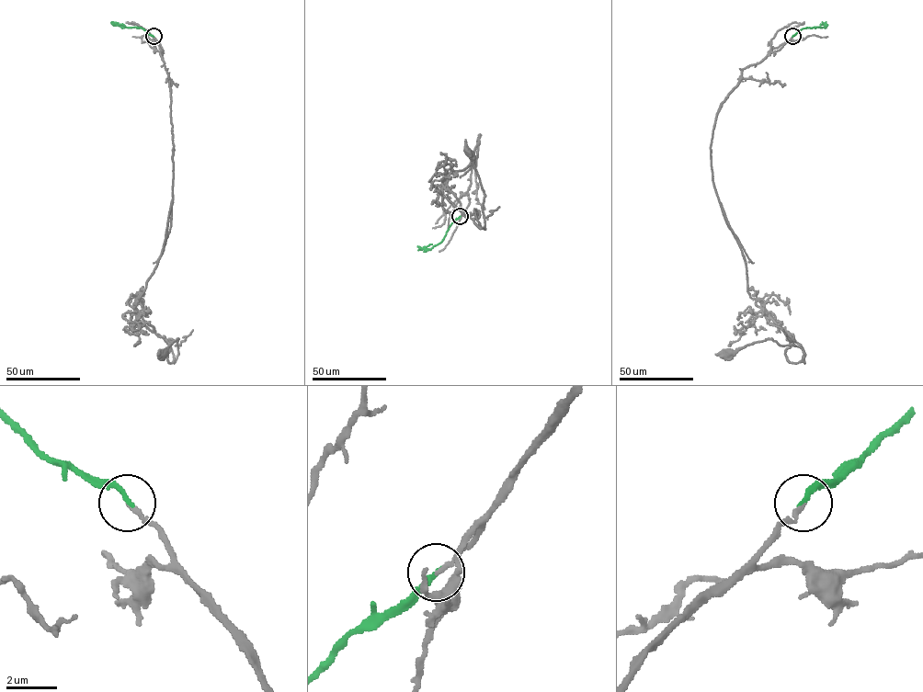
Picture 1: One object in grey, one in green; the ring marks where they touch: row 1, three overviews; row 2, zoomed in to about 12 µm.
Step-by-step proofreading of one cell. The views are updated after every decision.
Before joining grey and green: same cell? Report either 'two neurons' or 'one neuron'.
one neuron

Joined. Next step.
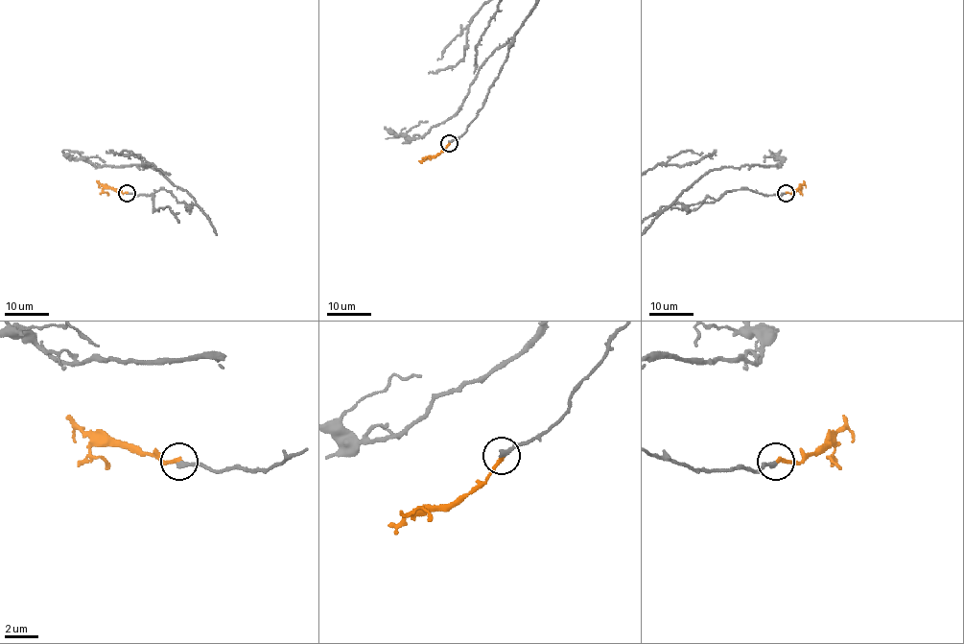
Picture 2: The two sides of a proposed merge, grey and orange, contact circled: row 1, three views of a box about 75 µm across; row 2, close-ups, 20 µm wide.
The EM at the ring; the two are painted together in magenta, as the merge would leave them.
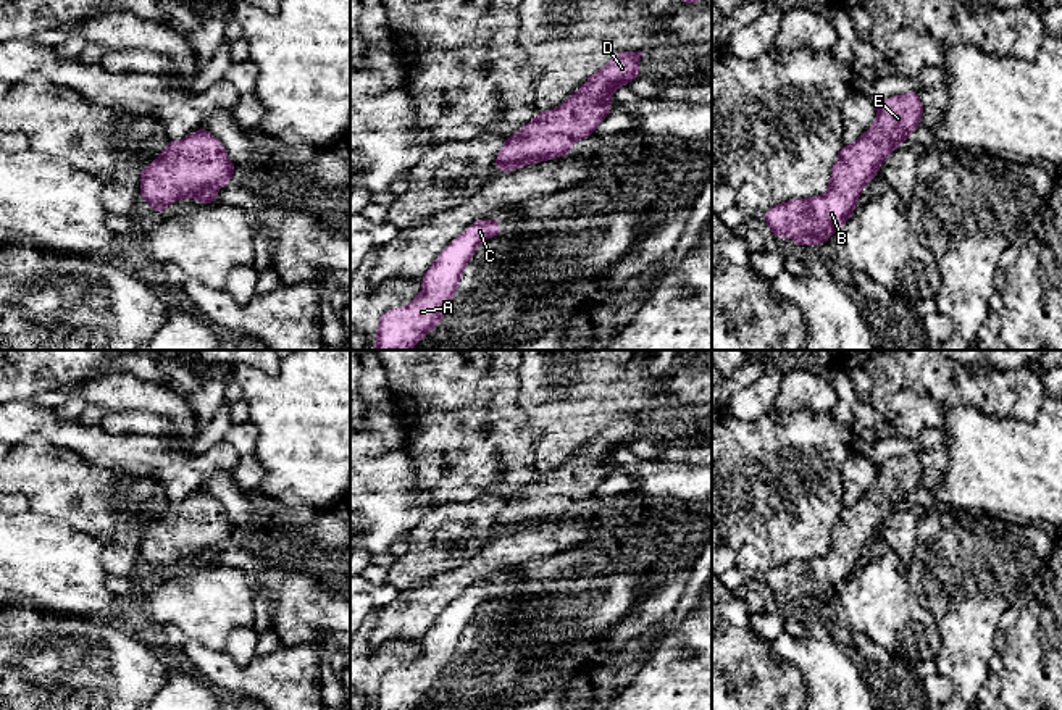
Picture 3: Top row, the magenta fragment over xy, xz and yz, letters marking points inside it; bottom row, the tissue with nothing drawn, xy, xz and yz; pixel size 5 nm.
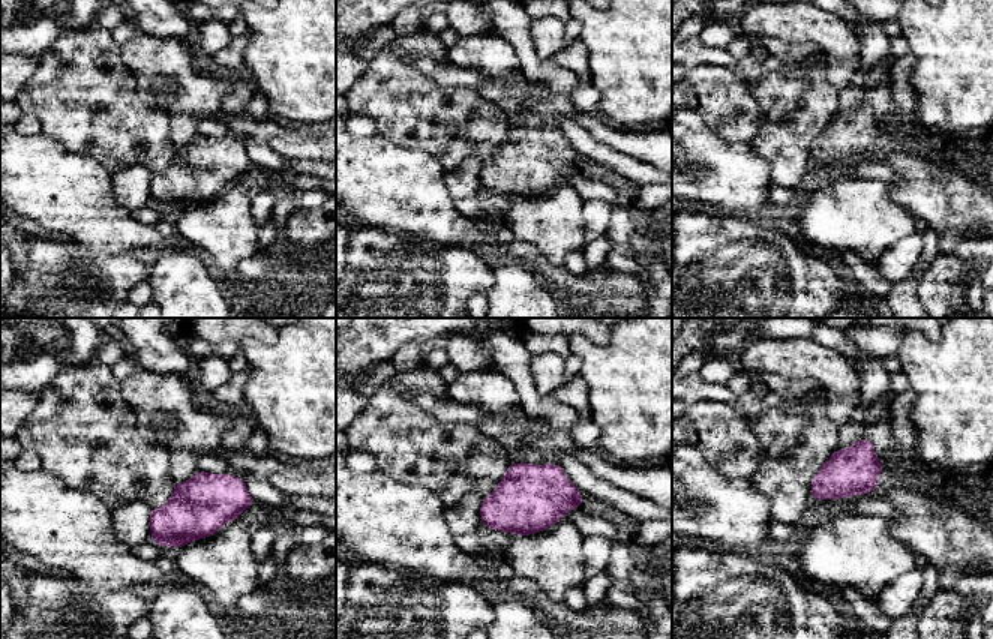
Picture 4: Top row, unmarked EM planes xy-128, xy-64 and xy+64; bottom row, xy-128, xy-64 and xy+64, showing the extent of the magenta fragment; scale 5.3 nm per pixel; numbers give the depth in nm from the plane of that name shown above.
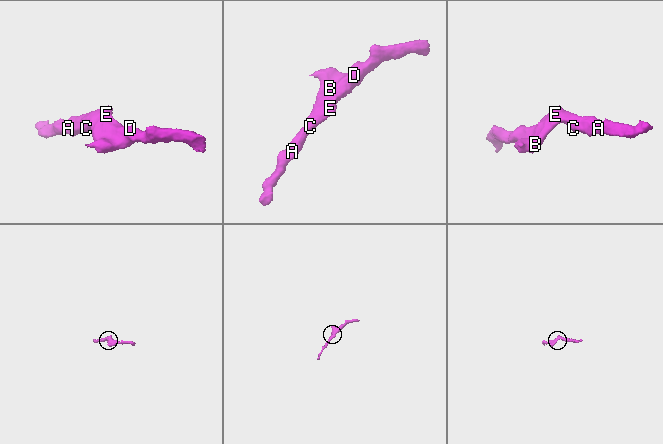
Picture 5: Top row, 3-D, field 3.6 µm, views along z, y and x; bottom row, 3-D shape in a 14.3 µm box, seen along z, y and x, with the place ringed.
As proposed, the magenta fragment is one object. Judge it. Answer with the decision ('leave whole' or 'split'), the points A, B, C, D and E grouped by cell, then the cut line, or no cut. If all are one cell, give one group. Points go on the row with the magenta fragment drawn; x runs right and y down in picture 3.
leave whole; A B C D E; no cut

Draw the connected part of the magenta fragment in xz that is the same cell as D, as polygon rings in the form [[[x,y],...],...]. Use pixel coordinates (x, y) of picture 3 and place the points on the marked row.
[[[620,52],[562,105],[536,116],[516,134],[505,137],[495,158],[497,171],[570,155],[571,145],[591,137],[599,123],[612,111],[612,94],[641,76],[642,52]]]

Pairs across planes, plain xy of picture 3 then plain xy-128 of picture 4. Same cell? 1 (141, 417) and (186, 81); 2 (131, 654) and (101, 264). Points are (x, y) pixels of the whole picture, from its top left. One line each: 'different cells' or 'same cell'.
1: same cell
2: same cell

